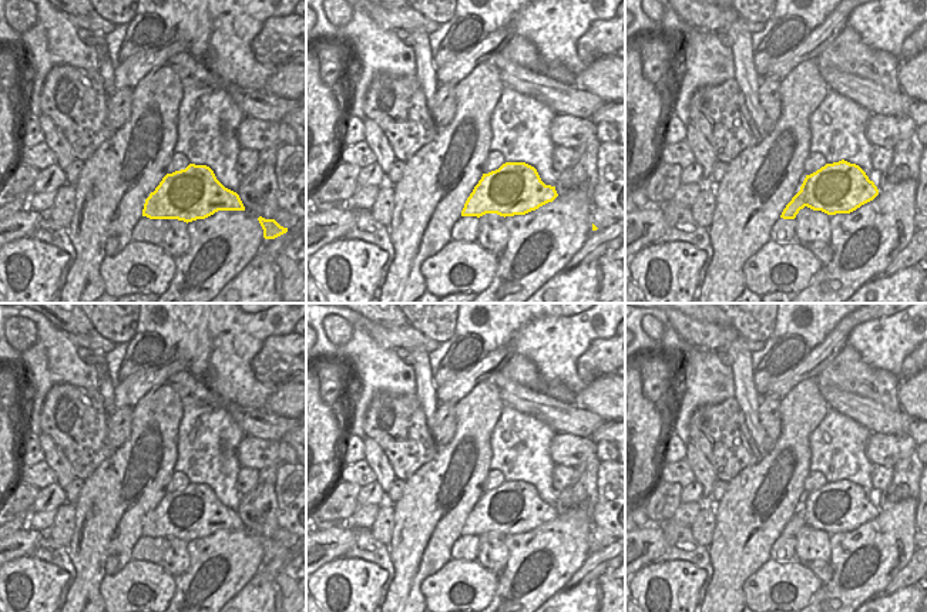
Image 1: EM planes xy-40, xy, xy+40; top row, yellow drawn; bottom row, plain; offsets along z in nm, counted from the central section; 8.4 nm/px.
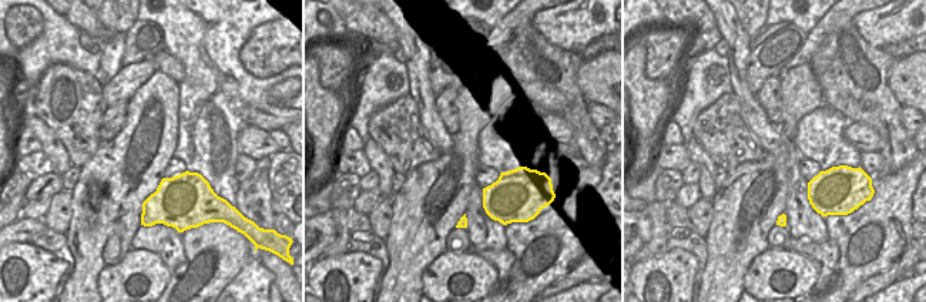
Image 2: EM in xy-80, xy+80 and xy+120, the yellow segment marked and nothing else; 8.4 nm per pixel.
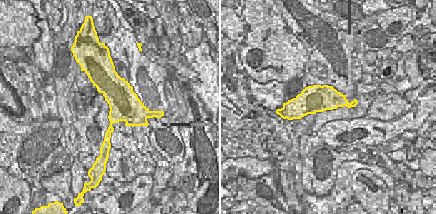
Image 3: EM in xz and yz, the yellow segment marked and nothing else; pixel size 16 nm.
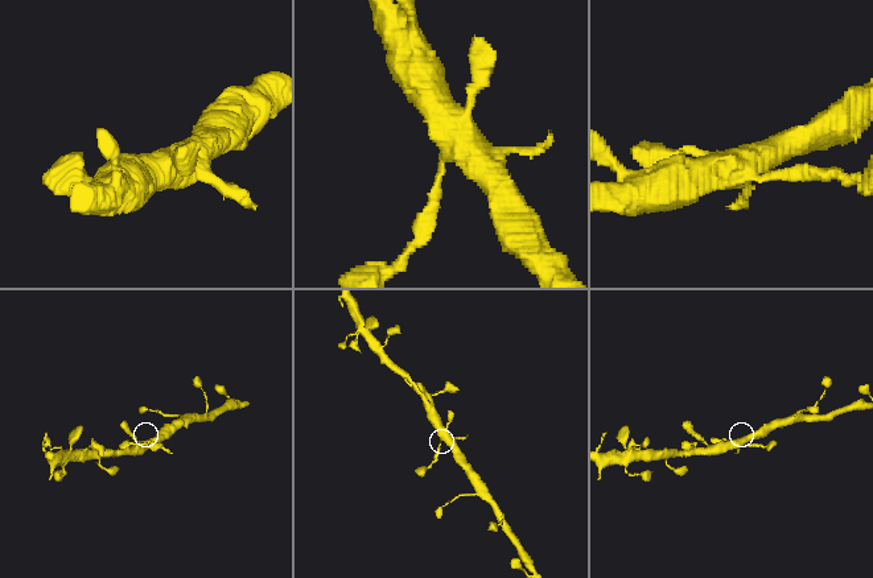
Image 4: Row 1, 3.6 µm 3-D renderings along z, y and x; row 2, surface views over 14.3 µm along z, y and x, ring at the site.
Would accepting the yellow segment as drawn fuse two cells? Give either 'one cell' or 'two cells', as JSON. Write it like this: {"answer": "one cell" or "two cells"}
{"answer": "one cell"}

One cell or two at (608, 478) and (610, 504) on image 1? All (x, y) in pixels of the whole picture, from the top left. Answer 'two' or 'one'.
one

